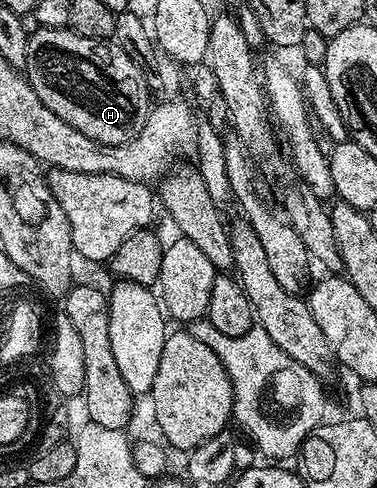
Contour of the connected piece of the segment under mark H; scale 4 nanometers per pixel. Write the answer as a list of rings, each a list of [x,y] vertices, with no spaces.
[[[69,27],[62,29],[33,28],[28,35],[26,47],[26,63],[24,64],[28,81],[34,87],[38,99],[58,115],[58,119],[66,119],[74,131],[82,131],[86,139],[94,139],[103,145],[117,145],[134,139],[144,130],[148,122],[148,92],[150,86],[145,70],[140,68],[126,55],[126,51],[115,43],[103,40],[84,38]]]

